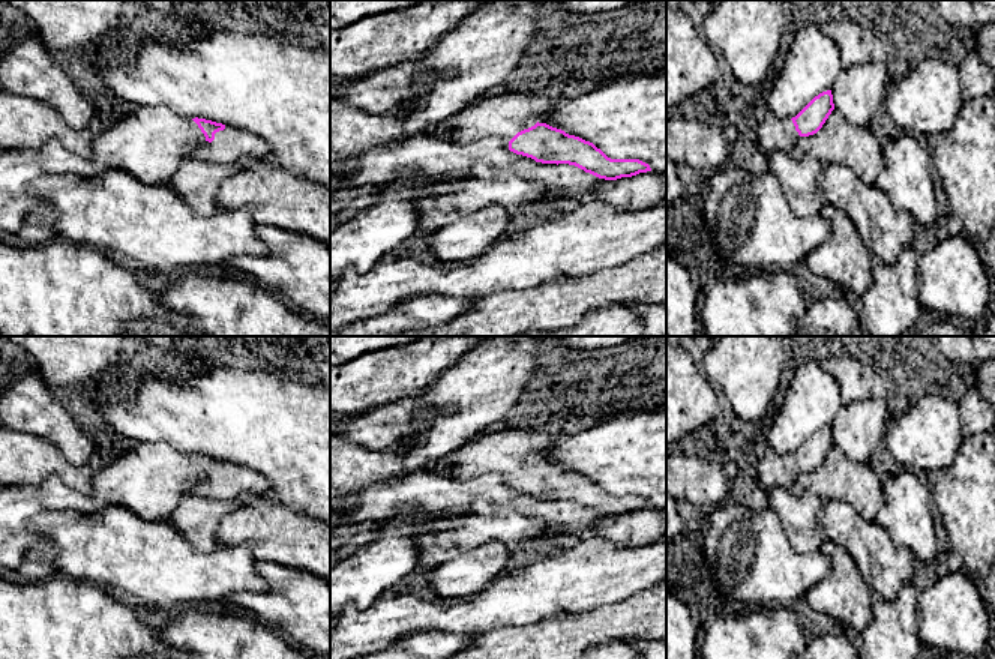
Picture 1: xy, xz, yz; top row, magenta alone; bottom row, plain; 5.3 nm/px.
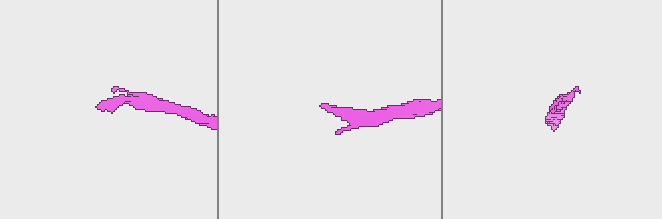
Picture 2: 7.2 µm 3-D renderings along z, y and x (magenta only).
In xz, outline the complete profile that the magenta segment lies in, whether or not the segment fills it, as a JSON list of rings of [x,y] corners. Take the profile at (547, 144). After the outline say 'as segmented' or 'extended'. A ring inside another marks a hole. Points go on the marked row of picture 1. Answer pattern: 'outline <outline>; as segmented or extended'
outline [[[498,93],[480,98],[450,119],[452,141],[471,143],[486,137],[500,137],[509,143],[509,150],[542,164],[569,164],[599,179],[617,180],[651,171],[650,165],[639,159],[611,159],[593,143],[569,135],[561,129],[540,123],[542,114],[551,111],[554,99],[545,96],[527,96],[519,93]]]; extended

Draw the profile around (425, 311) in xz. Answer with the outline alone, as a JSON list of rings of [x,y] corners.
[[[422,294],[408,297],[387,314],[347,326],[330,336],[398,336],[446,326],[471,306],[462,297]]]

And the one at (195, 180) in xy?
[[[186,158],[176,173],[162,183],[173,189],[194,212],[201,216],[212,216],[219,212],[216,192],[221,183],[239,167],[197,158]]]

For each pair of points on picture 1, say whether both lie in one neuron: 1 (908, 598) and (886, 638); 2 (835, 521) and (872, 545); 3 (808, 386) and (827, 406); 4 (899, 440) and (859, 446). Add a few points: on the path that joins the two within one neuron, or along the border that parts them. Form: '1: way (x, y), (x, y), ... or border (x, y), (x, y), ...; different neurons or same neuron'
1: way (904, 608), (895, 628); same neuron
2: way (844, 526), (863, 541); same neuron
3: way (812, 391), (823, 401); same neuron
4: border (887, 430), (883, 442); different neurons

